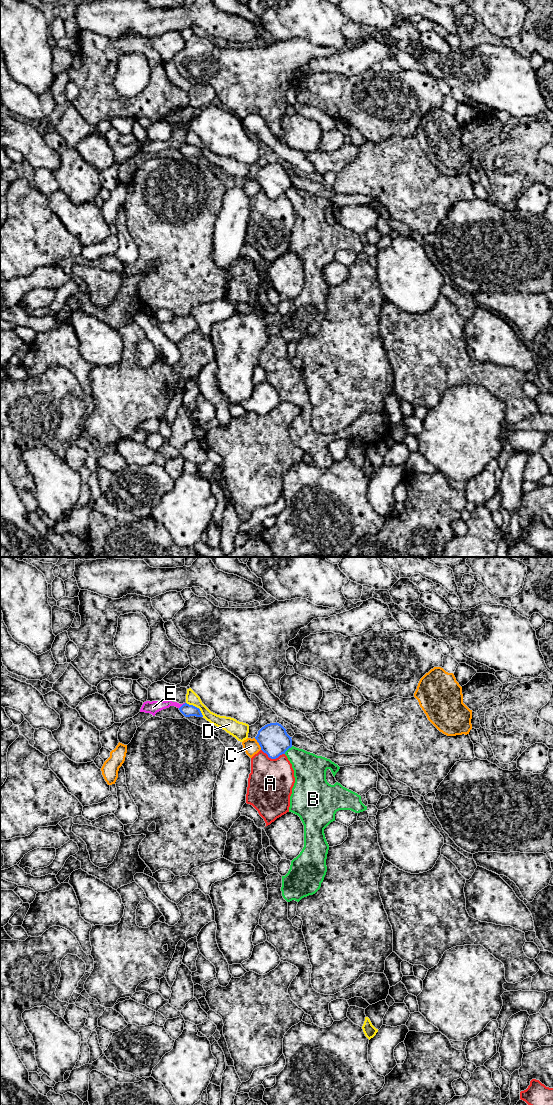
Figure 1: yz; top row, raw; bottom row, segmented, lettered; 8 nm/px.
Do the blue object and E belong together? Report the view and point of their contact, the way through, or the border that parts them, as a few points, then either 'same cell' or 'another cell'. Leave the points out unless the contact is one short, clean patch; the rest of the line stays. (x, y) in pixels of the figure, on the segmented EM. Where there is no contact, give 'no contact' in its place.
yz (182, 705) | along yz (185, 703), (179, 708) | another cell

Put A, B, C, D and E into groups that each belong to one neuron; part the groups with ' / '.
A / B / C / D / E

